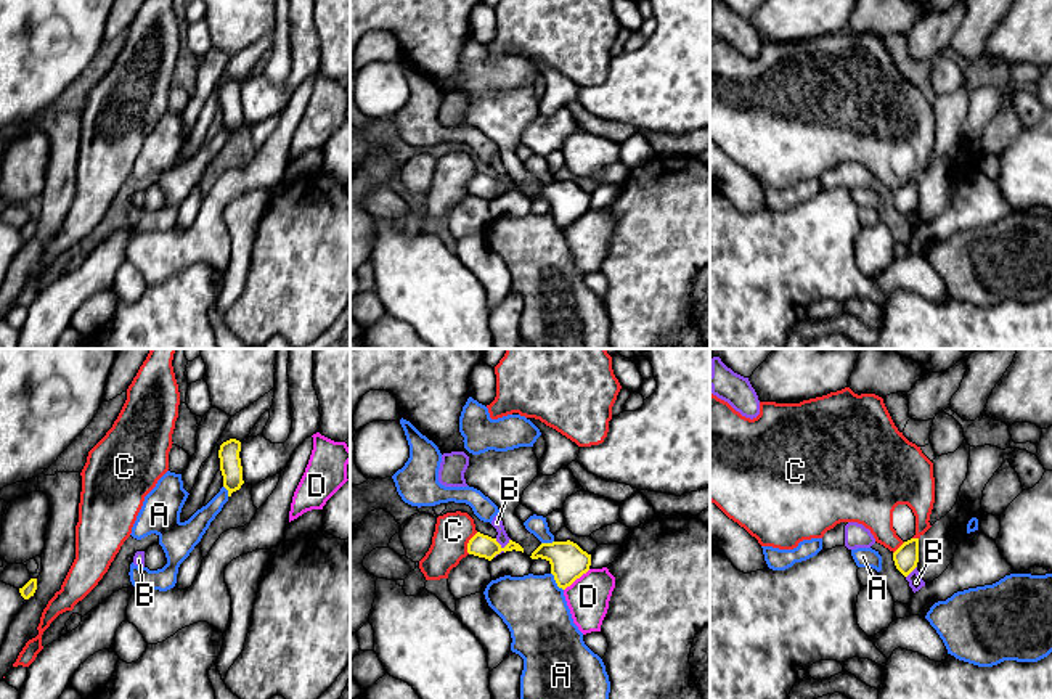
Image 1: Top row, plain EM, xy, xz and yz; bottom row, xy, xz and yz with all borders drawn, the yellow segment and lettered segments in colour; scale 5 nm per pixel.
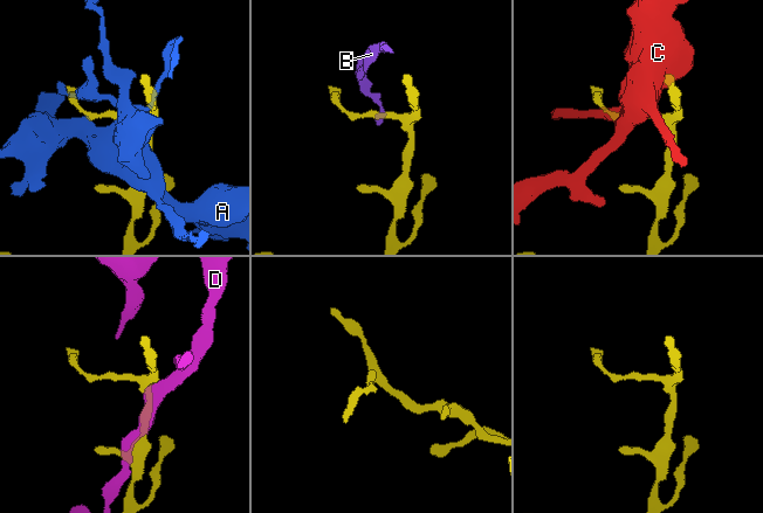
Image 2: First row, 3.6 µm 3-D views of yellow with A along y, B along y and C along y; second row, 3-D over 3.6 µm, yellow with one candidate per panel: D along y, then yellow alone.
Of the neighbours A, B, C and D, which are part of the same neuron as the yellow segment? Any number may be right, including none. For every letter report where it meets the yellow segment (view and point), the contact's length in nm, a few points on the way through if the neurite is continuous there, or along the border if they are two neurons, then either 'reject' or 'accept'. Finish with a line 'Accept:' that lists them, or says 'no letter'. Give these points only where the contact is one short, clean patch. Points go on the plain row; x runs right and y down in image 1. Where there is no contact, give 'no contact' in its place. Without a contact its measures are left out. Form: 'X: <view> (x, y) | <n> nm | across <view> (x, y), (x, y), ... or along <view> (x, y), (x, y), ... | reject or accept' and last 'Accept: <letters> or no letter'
A: xz (556, 222) | 110 nm | reject
B: xz (503, 188) | 130 nm | reject
C: xz (468, 183) | 120 nm | reject
D: xz (577, 217) | 170 nm | reject
Accept: no letter

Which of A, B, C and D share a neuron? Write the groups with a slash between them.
A / B / C / D

